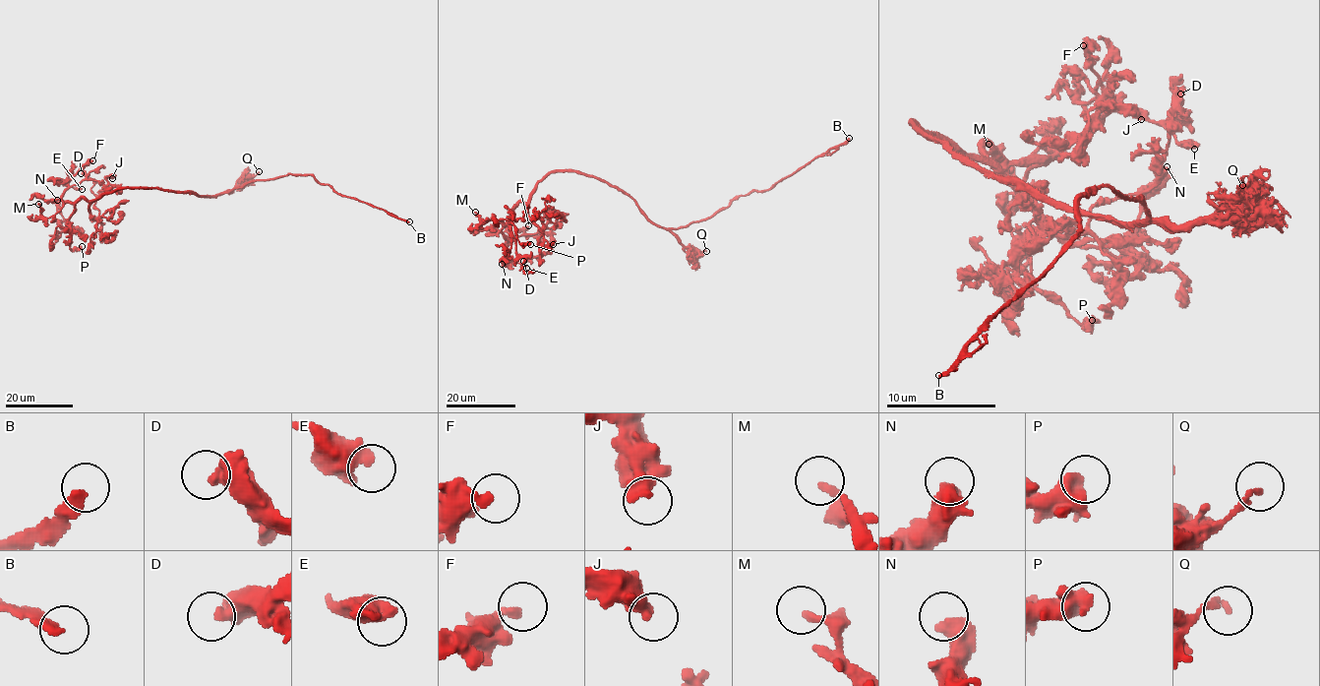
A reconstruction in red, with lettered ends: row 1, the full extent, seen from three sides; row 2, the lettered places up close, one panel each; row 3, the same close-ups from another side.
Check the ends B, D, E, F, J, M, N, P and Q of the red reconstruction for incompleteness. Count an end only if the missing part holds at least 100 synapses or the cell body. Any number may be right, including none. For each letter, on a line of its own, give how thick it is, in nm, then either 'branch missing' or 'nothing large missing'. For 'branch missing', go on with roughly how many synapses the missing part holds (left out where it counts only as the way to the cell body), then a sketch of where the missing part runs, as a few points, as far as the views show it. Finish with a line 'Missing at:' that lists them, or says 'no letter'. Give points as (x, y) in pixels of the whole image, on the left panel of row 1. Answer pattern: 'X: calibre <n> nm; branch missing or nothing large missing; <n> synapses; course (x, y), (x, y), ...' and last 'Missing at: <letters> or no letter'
B: calibre 320 nm; branch missing
D: calibre 550 nm; nothing large missing
E: calibre 480 nm; nothing large missing
F: calibre 300 nm; nothing large missing
J: calibre 500 nm; nothing large missing
M: calibre 260 nm; nothing large missing
N: calibre 440 nm; nothing large missing
P: calibre 320 nm; nothing large missing
Q: calibre 150 nm; nothing large missing
Missing at: B

